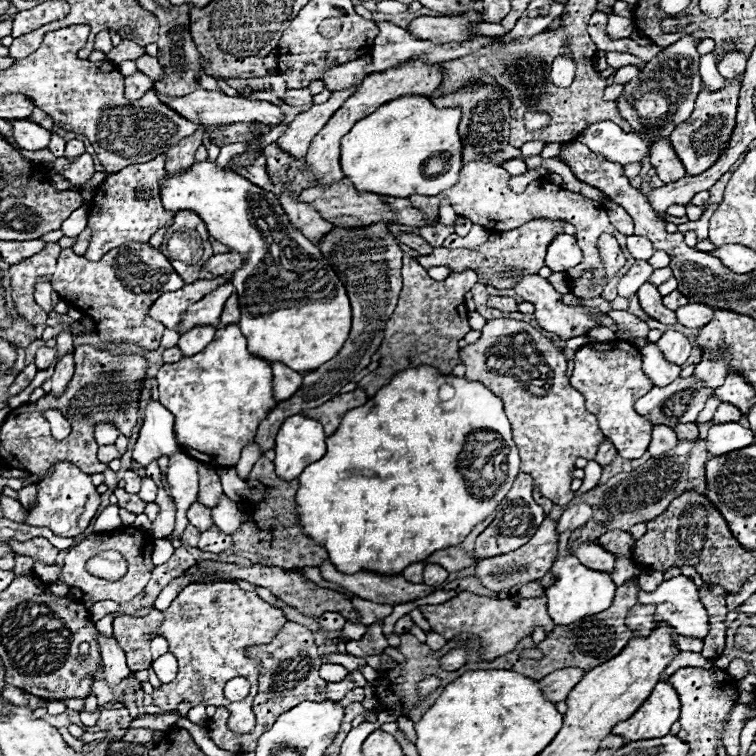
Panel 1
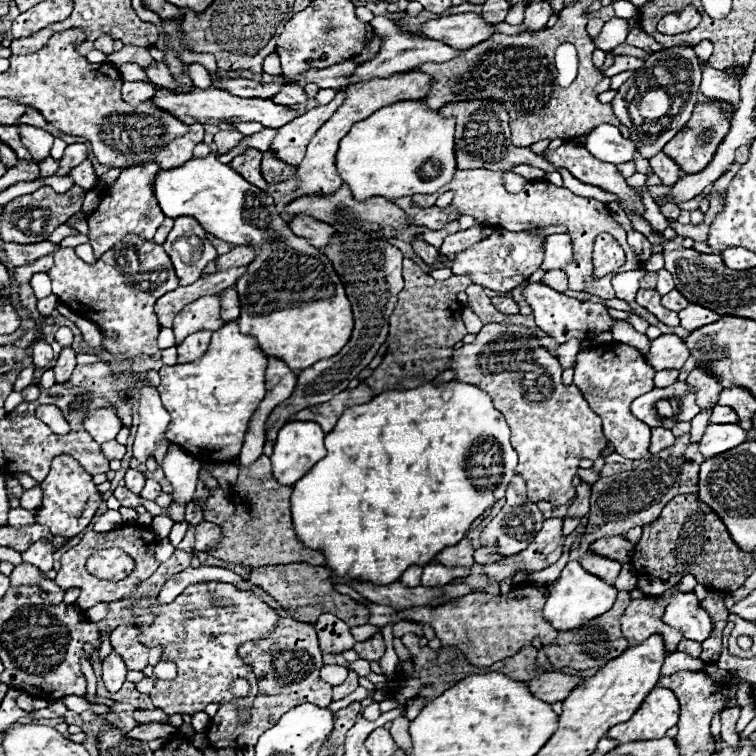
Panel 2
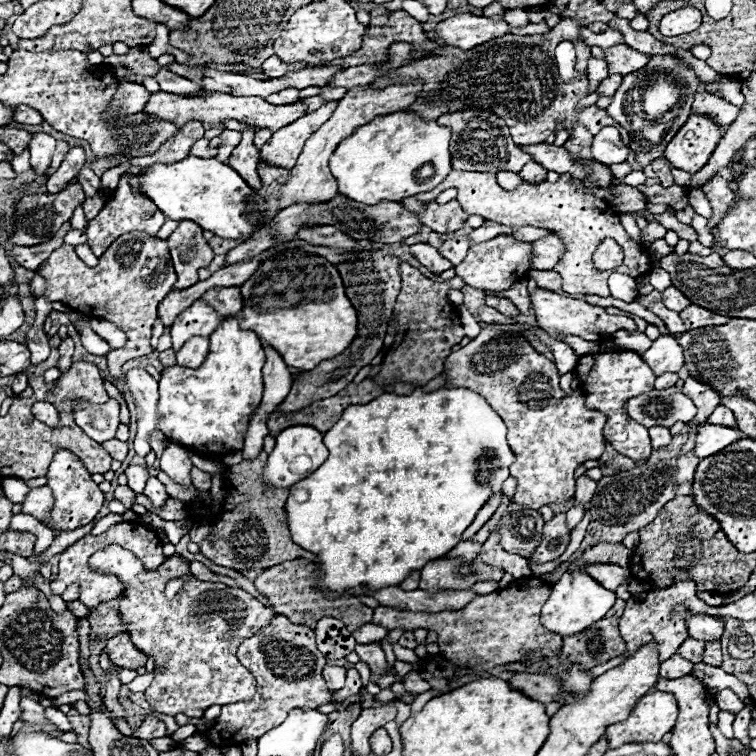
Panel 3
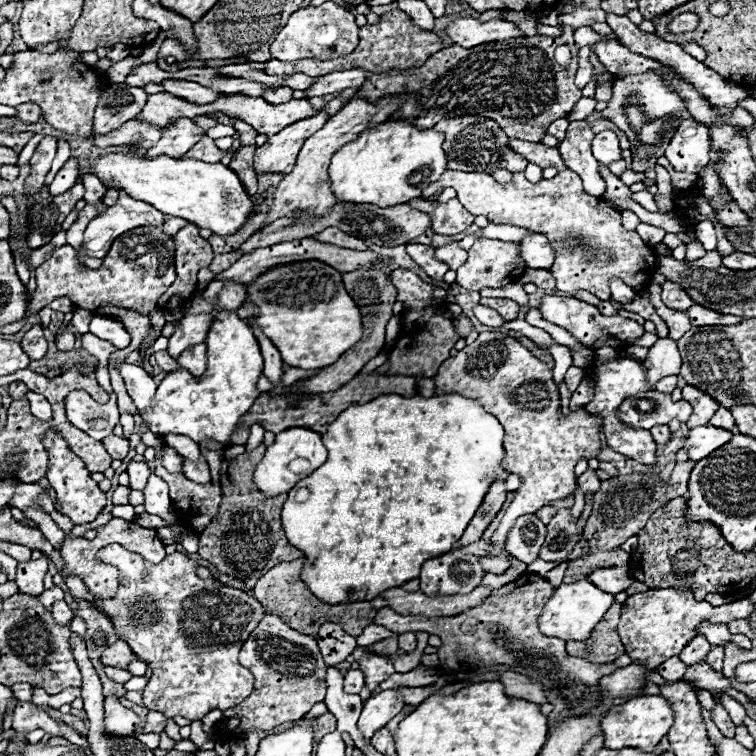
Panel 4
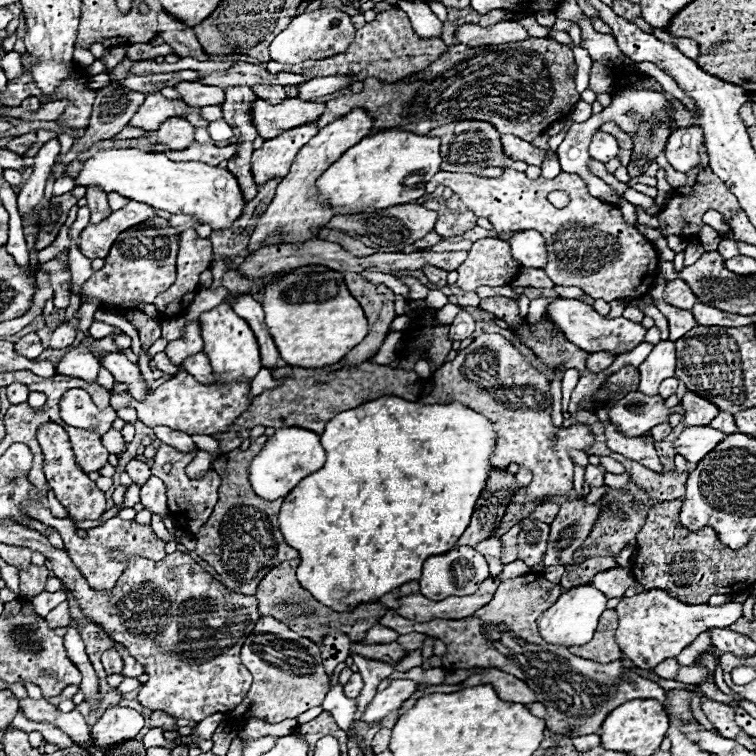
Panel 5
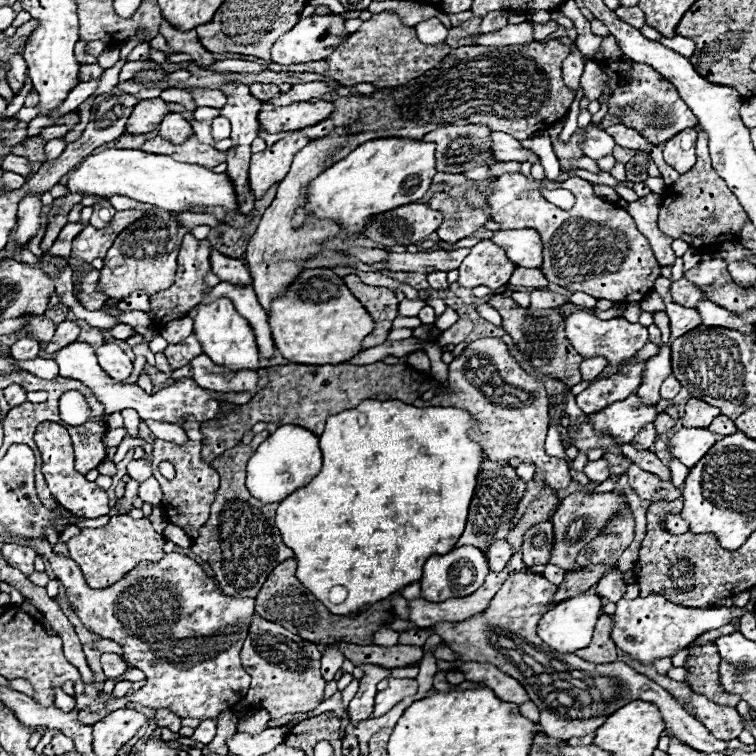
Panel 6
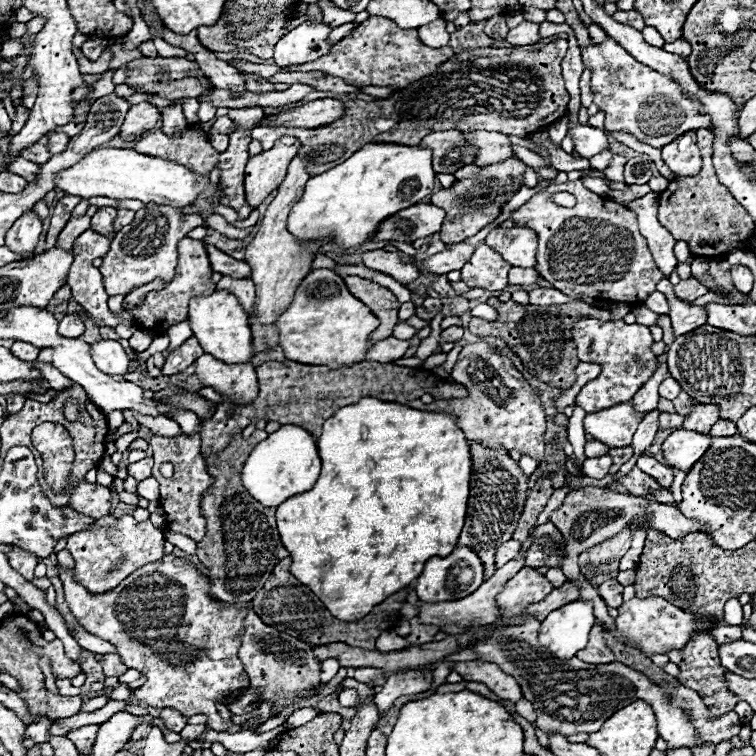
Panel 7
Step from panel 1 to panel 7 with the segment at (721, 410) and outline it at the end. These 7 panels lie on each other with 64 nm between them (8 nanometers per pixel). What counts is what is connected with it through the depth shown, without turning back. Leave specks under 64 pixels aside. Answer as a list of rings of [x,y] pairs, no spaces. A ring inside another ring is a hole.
[[[718,420],[712,430],[710,430],[710,436],[734,436],[738,430],[736,430],[736,424],[734,422],[728,422],[728,420]]]

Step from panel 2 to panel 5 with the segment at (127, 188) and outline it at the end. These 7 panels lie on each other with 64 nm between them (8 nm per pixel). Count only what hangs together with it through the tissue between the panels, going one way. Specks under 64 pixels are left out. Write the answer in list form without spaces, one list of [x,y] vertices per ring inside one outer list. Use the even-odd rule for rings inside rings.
[[[128,200],[126,208],[114,210],[100,224],[88,224],[78,236],[78,248],[90,260],[105,258],[120,232],[152,218],[156,218],[156,212],[152,206]]]

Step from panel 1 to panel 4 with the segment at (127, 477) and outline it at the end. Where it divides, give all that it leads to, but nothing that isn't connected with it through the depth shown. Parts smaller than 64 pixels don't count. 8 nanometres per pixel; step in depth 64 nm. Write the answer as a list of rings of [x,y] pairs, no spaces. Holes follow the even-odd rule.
[[[130,462],[128,464],[128,476],[130,476],[130,488],[136,488],[136,490],[144,490],[144,484],[150,476],[150,468],[146,462]]]

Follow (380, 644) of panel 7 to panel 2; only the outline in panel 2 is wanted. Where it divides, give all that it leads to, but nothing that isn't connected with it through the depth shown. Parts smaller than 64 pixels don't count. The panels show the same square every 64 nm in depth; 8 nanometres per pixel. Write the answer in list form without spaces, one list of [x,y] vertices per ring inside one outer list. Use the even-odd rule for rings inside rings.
[[[364,624],[364,626],[352,628],[350,632],[352,632],[352,636],[354,636],[356,640],[370,640],[376,632],[380,632],[380,628],[378,628],[378,626],[372,626],[372,624]]]

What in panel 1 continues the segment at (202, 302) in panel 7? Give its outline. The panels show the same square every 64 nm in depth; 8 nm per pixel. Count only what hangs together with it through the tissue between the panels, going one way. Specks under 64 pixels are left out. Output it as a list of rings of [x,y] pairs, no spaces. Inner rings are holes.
[[[236,324],[216,330],[214,340],[196,356],[182,358],[176,364],[164,364],[158,374],[160,402],[174,414],[174,432],[180,448],[192,458],[210,466],[236,466],[242,448],[254,438],[258,424],[274,408],[272,400],[272,370],[270,364],[248,352],[248,340]]]

